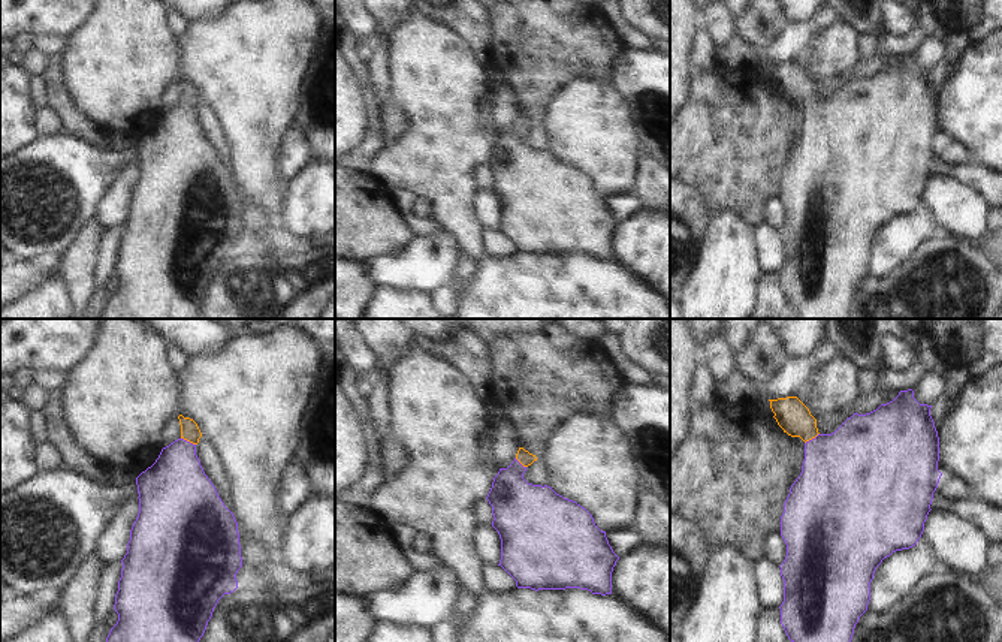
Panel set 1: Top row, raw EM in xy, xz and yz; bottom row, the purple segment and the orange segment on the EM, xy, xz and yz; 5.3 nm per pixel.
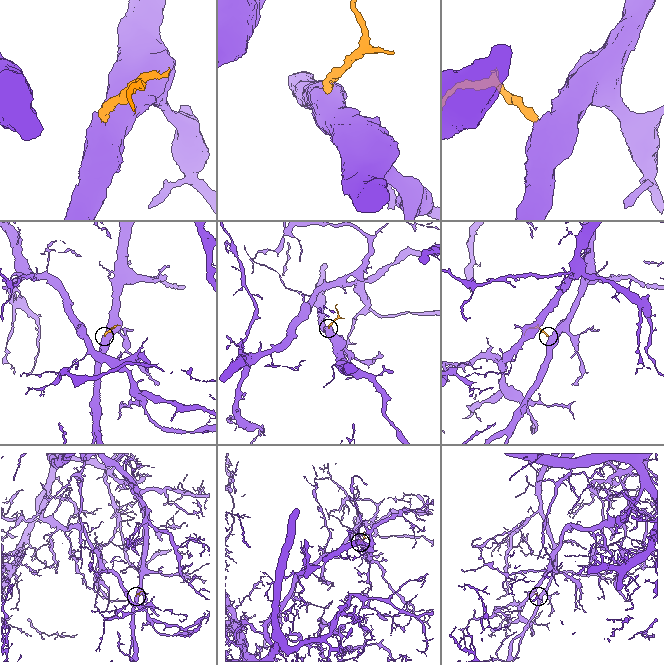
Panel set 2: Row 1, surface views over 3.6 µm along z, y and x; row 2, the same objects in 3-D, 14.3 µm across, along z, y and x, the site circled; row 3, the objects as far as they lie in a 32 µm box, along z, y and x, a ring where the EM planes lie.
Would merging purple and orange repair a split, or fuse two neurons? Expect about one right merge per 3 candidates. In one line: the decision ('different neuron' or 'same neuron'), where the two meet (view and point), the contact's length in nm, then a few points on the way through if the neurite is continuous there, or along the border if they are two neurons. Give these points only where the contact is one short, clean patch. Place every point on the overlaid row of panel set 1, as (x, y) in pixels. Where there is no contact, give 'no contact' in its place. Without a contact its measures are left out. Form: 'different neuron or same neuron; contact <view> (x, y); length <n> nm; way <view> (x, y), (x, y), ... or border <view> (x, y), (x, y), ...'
same neuron; contact xy (189, 442); length 90 nm; way xy (175, 485), (178, 460), (189, 442), (190, 431)

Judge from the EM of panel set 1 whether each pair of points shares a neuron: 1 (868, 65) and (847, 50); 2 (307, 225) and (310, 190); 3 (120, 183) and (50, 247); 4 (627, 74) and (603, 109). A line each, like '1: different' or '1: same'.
1: different
2: same
3: different
4: different

